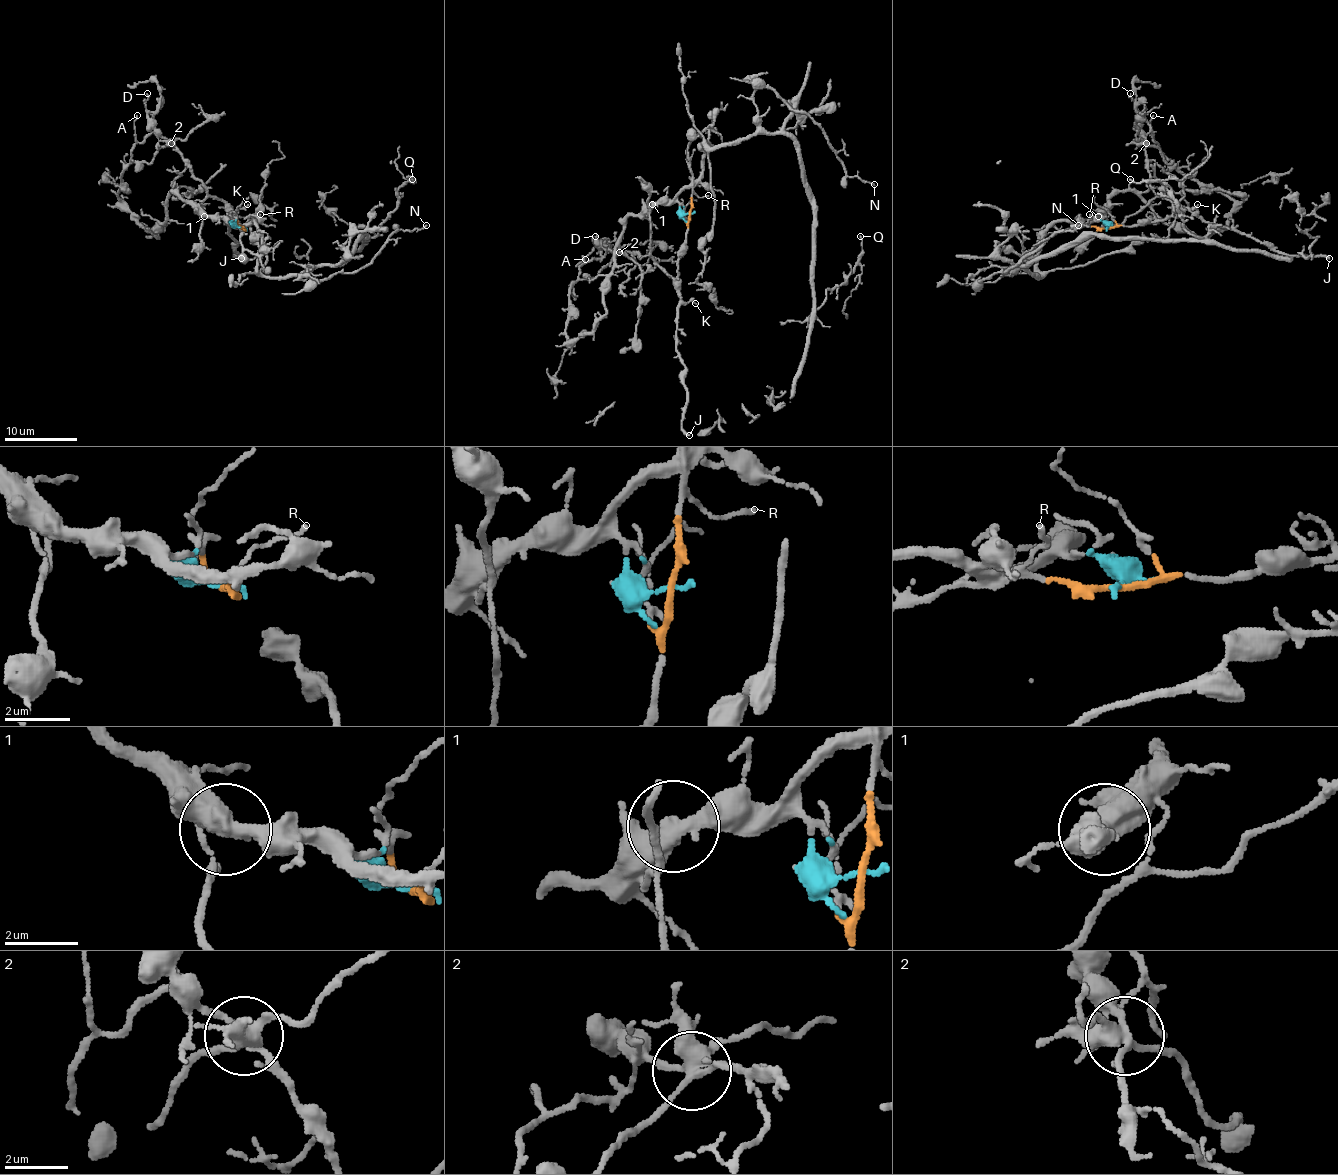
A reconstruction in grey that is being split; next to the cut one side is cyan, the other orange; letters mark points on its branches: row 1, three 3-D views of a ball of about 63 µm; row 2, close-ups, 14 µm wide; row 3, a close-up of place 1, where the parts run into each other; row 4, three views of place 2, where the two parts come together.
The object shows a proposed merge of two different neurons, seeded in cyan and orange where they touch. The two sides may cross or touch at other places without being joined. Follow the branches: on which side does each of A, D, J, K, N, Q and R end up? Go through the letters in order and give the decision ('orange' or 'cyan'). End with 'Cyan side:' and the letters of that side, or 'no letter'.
A: cyan
D: orange
J: orange
K: orange
N: cyan
Q: cyan
R: orange
Cyan side: A, N, Q

